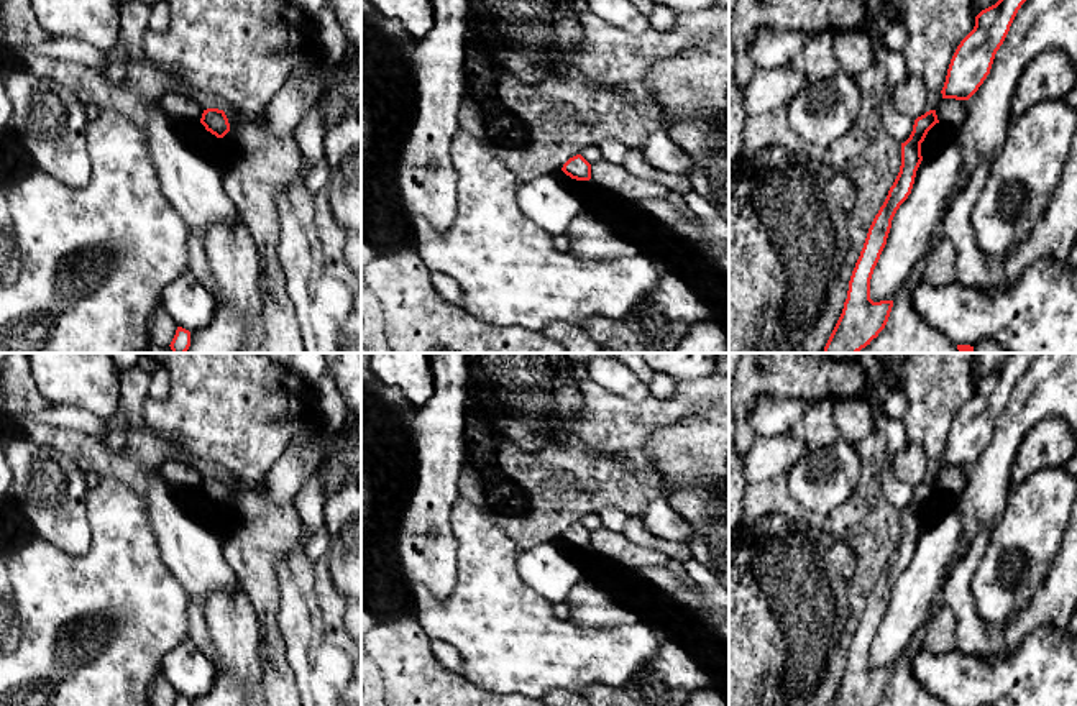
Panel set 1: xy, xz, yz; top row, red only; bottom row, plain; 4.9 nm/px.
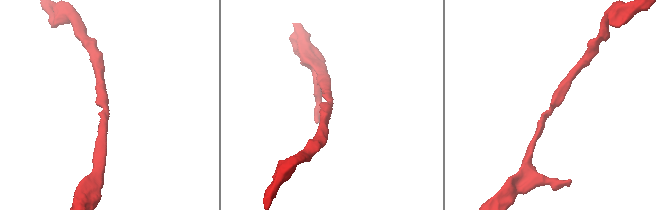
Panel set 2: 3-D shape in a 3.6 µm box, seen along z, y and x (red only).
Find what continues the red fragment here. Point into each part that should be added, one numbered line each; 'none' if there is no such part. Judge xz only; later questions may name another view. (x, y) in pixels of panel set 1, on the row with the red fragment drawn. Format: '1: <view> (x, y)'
none

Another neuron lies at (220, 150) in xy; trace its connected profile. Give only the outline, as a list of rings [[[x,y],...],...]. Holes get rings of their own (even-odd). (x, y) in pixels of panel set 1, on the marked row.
[[[182,121],[181,136],[189,148],[202,153],[207,159],[212,159],[223,167],[235,159],[236,149],[230,133],[223,138],[217,138],[207,131],[200,121]]]

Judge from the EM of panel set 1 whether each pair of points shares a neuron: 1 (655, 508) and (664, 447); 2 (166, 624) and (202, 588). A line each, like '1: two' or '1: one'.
1: two
2: two

